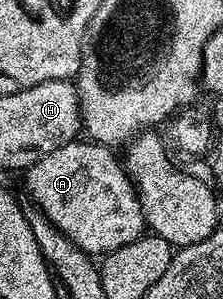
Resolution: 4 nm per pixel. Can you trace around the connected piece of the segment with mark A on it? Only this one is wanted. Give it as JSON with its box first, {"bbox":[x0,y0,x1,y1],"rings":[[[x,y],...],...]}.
{"bbox":[24,141,146,257],"rings":[[[74,141],[47,153],[35,161],[24,172],[25,187],[29,190],[32,206],[41,211],[60,229],[70,241],[91,257],[104,257],[120,246],[135,242],[146,234],[145,218],[141,203],[137,200],[137,188],[129,180],[122,160],[113,156],[114,152],[103,143]]]}

